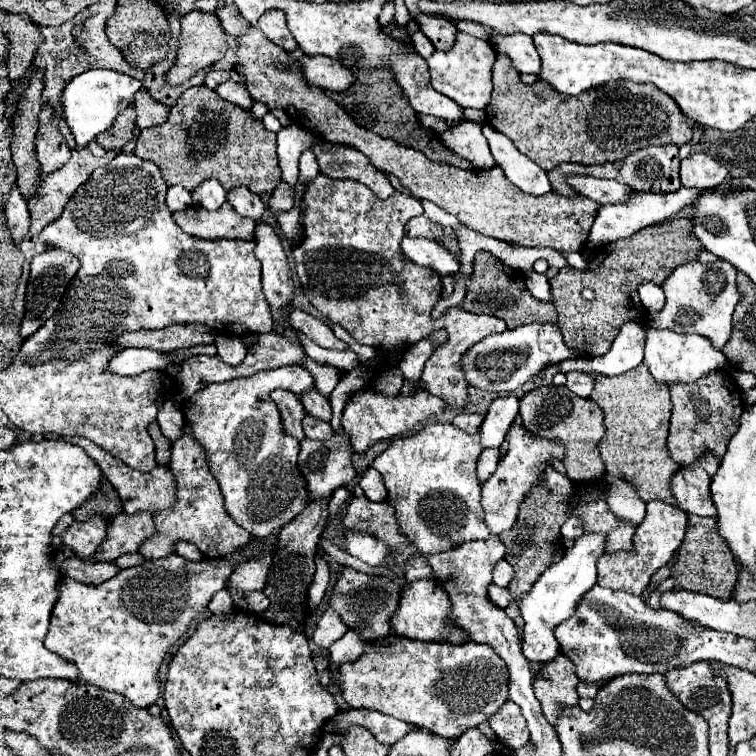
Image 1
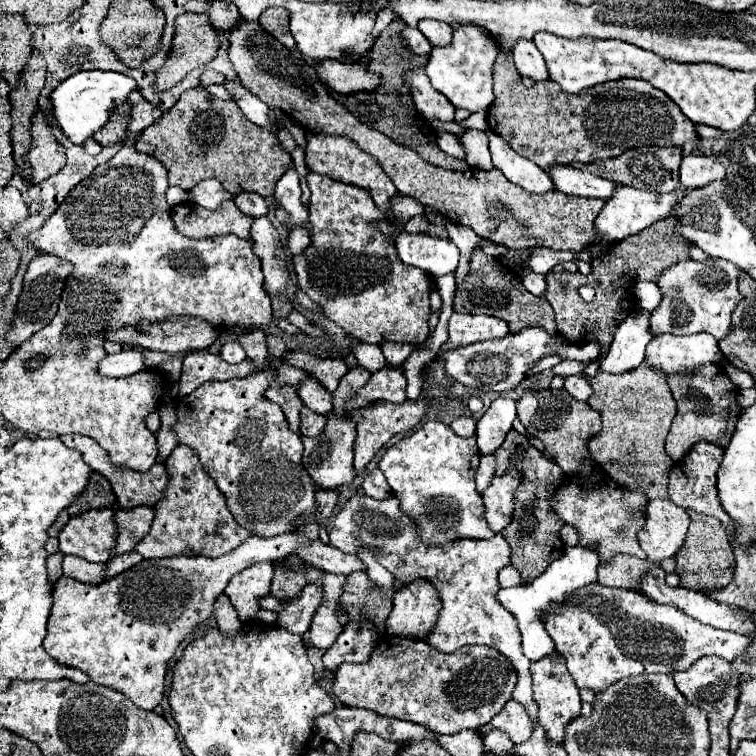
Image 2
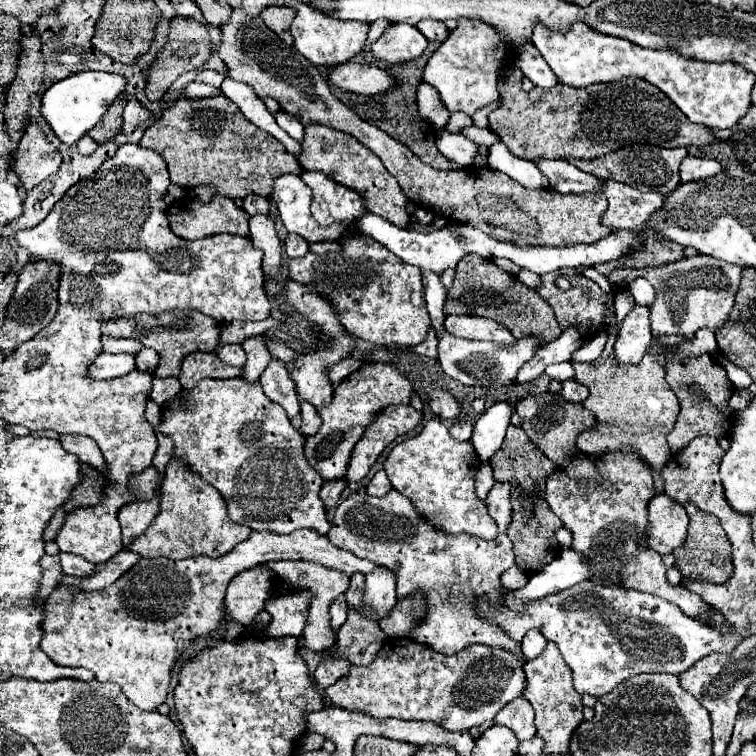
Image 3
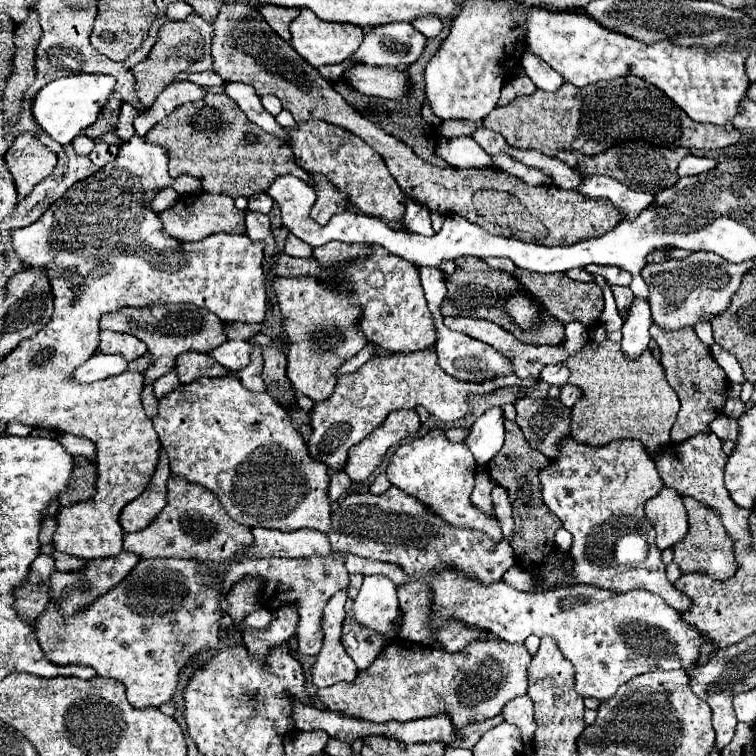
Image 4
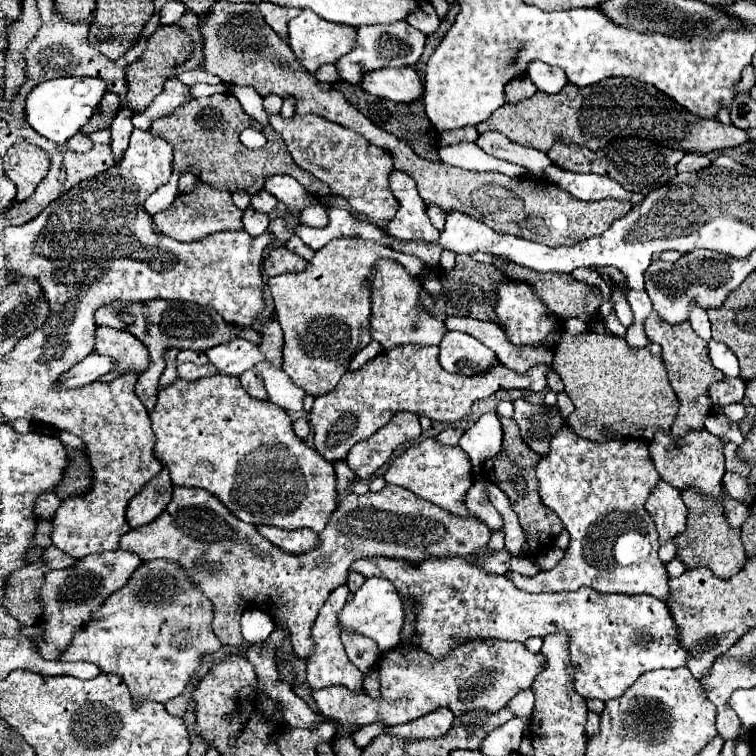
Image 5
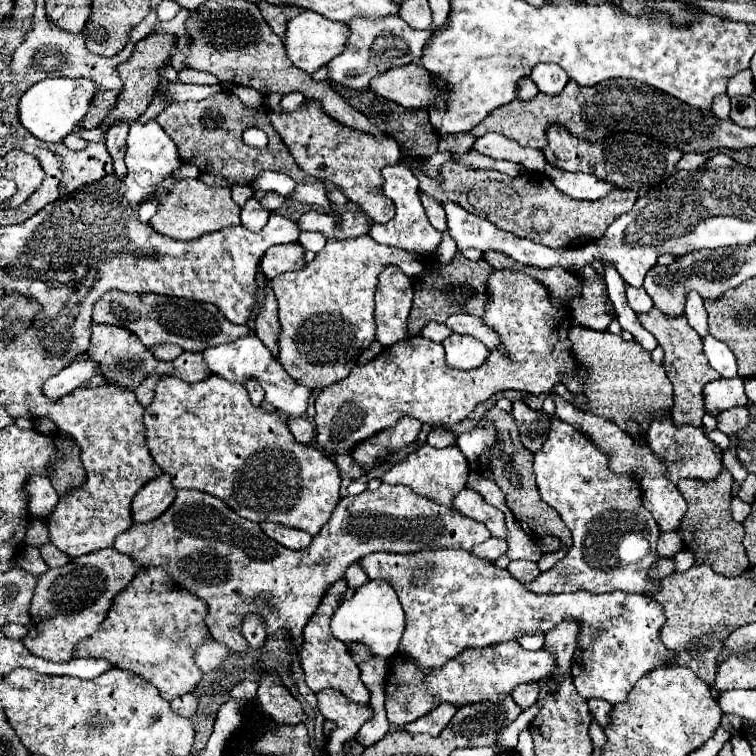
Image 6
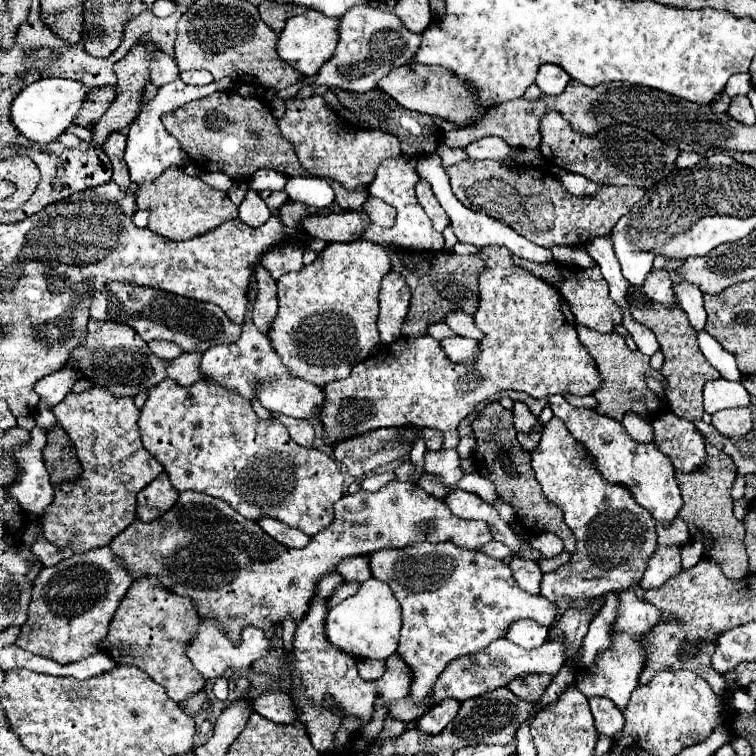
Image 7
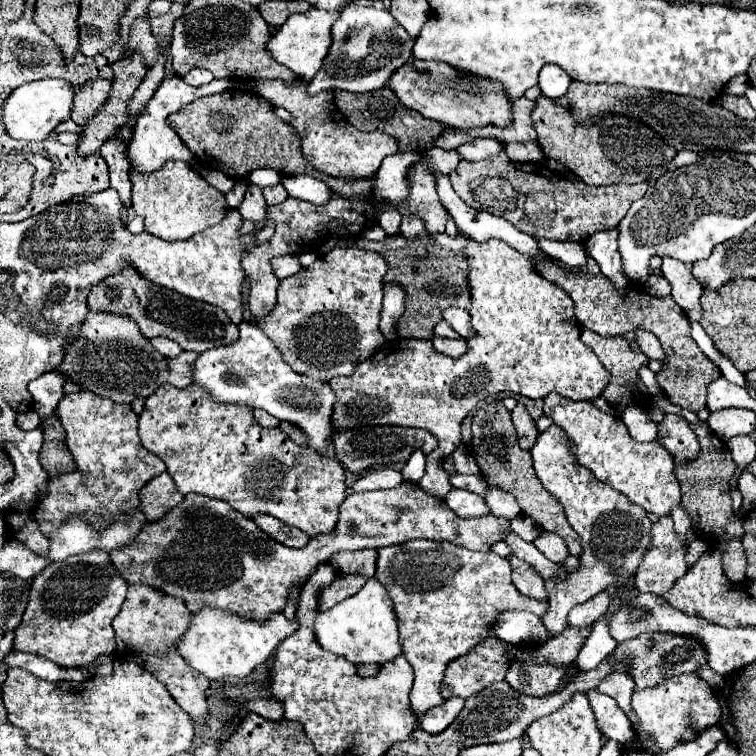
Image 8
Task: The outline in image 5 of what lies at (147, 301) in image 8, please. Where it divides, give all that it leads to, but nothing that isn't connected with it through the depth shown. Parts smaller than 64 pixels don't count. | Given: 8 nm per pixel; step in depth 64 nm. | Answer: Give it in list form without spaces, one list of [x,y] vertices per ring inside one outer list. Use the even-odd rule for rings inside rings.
[[[116,300],[112,304],[98,308],[96,314],[94,314],[94,320],[96,320],[98,326],[128,330],[138,340],[142,340],[144,346],[148,348],[152,364],[150,364],[150,370],[146,370],[138,376],[138,384],[136,384],[136,390],[134,390],[148,412],[156,406],[156,392],[158,392],[156,366],[162,366],[162,354],[166,350],[170,350],[170,348],[186,350],[188,348],[188,350],[206,352],[208,348],[230,342],[234,338],[248,338],[248,340],[254,340],[256,344],[260,344],[260,334],[256,330],[252,330],[250,326],[246,326],[246,328],[232,326],[214,308],[200,306],[200,304],[194,304],[194,302],[182,302],[182,300],[148,300],[148,302]]]

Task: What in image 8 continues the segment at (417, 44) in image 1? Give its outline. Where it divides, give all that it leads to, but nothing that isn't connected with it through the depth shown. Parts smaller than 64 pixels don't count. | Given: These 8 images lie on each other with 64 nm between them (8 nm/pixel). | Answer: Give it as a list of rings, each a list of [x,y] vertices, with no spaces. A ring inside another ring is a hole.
[[[348,4],[332,24],[332,46],[316,78],[308,84],[308,94],[318,94],[320,90],[348,90],[362,94],[384,88],[388,78],[410,60],[412,44],[414,40],[400,24],[396,24],[396,20],[392,20],[388,10]]]

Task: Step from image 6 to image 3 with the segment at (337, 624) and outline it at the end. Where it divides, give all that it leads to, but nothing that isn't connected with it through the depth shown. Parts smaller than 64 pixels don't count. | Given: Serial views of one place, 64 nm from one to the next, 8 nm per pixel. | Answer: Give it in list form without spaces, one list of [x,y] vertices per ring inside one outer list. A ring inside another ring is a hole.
[[[378,568],[366,576],[364,598],[360,604],[360,614],[372,622],[380,622],[390,616],[396,606],[396,578],[390,570]]]

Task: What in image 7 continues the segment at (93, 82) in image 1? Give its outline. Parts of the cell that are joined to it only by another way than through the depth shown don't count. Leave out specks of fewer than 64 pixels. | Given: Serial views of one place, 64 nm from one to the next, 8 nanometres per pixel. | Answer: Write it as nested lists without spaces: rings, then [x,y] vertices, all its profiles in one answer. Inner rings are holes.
[[[42,78],[38,82],[24,86],[18,92],[18,96],[14,98],[14,102],[10,106],[10,122],[28,140],[48,144],[48,142],[56,140],[74,122],[74,116],[80,110],[84,96],[86,96],[86,88],[84,88],[84,84],[80,84],[76,80]]]

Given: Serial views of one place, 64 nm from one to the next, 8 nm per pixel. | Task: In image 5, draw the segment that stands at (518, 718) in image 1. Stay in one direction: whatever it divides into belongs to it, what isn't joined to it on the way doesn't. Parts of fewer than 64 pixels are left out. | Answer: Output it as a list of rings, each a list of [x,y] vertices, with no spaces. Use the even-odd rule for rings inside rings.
[[[530,688],[524,690],[524,692],[518,692],[510,700],[510,708],[512,708],[514,716],[532,716],[532,710],[534,710],[534,692]]]

